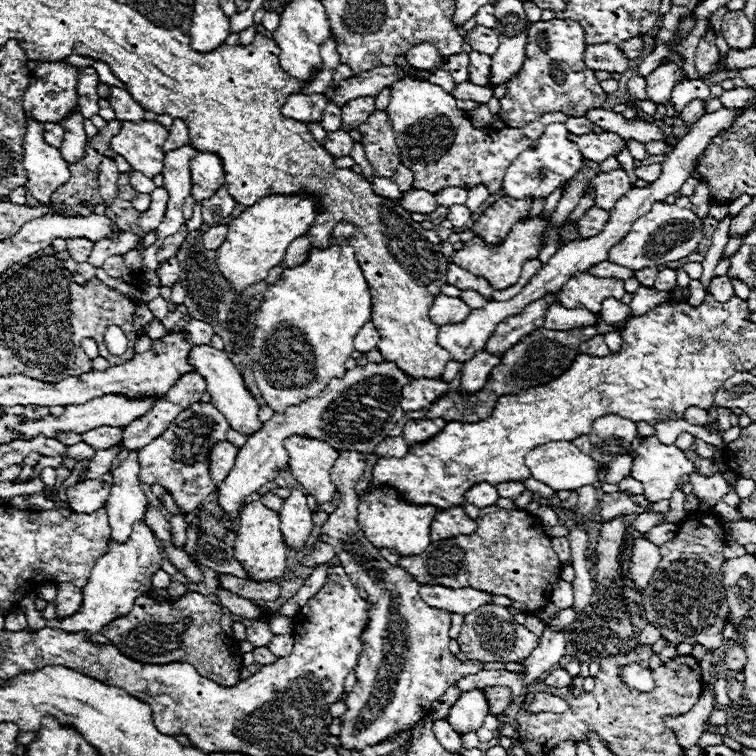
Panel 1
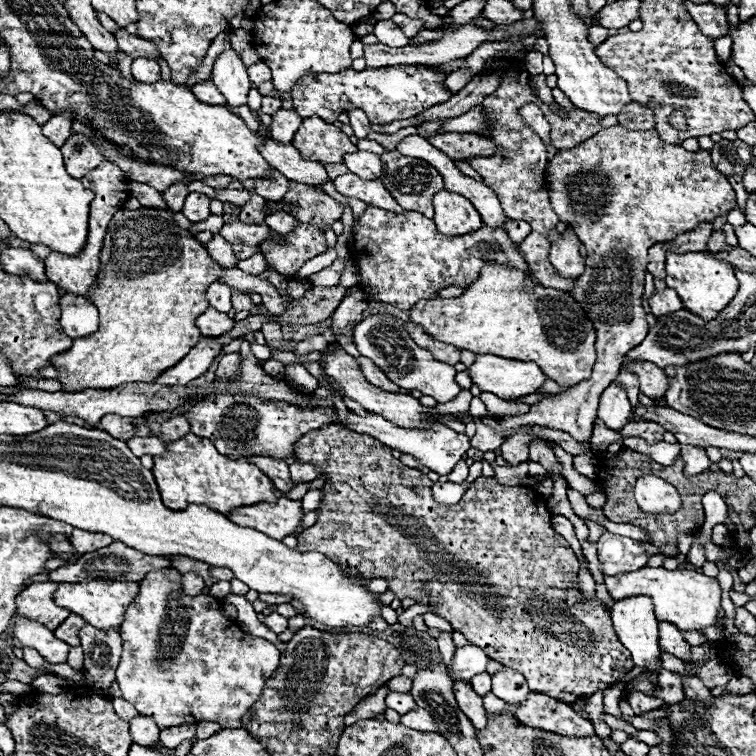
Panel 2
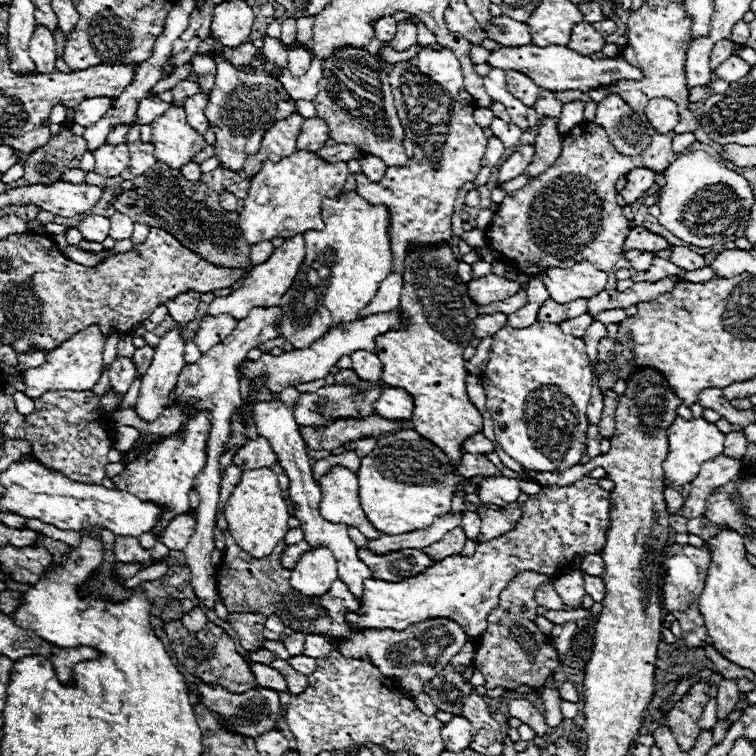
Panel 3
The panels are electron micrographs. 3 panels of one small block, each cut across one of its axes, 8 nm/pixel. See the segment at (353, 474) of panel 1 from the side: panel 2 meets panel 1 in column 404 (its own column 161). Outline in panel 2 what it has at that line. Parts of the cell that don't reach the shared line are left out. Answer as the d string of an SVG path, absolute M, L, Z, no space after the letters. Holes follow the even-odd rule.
M174 568L146 574L140 582L138 596L126 608L120 626L124 650L116 670L122 698L132 702L140 714L154 718L160 730L190 724L190 716L194 716L196 722L218 722L222 728L240 728L242 716L260 698L266 678L276 670L280 654L272 642L244 634L234 622L230 622L228 628L228 618L224 618L220 610L220 600L204 594L186 596L180 578L182 574Z

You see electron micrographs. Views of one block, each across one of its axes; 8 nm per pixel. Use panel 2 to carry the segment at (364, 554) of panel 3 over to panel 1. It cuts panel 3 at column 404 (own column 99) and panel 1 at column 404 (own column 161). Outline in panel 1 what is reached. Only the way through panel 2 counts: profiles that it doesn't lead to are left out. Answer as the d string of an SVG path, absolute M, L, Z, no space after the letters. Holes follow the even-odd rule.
M488 506L480 510L476 534L432 542L420 556L400 556L398 566L408 570L420 584L476 588L490 594L508 596L515 608L535 613L550 602L552 588L560 580L562 570L562 564L552 550L552 542L543 530L540 520L526 510Z

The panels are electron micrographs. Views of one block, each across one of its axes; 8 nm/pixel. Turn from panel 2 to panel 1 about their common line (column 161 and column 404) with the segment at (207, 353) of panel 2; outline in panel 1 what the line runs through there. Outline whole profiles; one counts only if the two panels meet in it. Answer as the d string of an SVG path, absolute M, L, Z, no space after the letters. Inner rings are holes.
M394 362L356 366L352 370L346 370L342 378L332 378L332 382L322 392L318 392L314 398L308 398L306 402L286 408L284 414L274 414L270 420L264 422L264 428L258 434L250 436L248 442L240 448L234 468L230 470L228 478L224 478L224 482L216 490L218 506L232 518L234 524L238 524L238 508L242 500L258 492L266 482L276 480L278 474L288 466L288 456L284 456L286 454L284 440L290 436L306 436L306 438L324 440L338 452L360 450L364 456L374 454L376 446L392 430L390 424L398 424L404 416L398 396L400 396L402 386L408 382L410 382L410 376L406 376ZM362 406L370 410L382 410L388 414L388 418L386 420L362 418Z

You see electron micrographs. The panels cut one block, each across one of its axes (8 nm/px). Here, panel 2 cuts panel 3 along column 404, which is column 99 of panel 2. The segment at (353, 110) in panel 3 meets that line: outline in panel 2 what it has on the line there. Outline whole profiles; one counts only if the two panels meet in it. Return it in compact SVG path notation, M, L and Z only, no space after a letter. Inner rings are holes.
M80 134L70 136L68 142L60 150L62 150L68 174L72 174L72 178L78 178L78 180L88 170L92 170L100 162L104 162L104 158L102 158L100 150L96 148L96 144L92 144L86 136L80 136Z

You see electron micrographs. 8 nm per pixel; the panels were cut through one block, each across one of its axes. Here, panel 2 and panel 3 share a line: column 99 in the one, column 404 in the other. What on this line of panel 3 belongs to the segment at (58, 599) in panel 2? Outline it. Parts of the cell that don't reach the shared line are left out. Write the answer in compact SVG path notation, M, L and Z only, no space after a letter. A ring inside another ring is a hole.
M582 478L570 486L546 486L538 494L530 496L522 504L522 518L518 524L504 536L492 542L480 542L474 556L448 556L442 562L434 562L434 566L424 572L402 580L402 582L384 582L378 578L370 578L364 584L364 598L360 600L360 612L348 614L348 622L360 628L392 628L404 630L410 624L424 622L428 618L452 618L456 620L466 636L480 636L486 630L486 616L498 606L500 592L508 586L508 582L522 572L538 572L546 574L550 580L564 574L572 568L576 556L598 554L606 544L606 532L610 528L610 492L602 490L596 478Z

